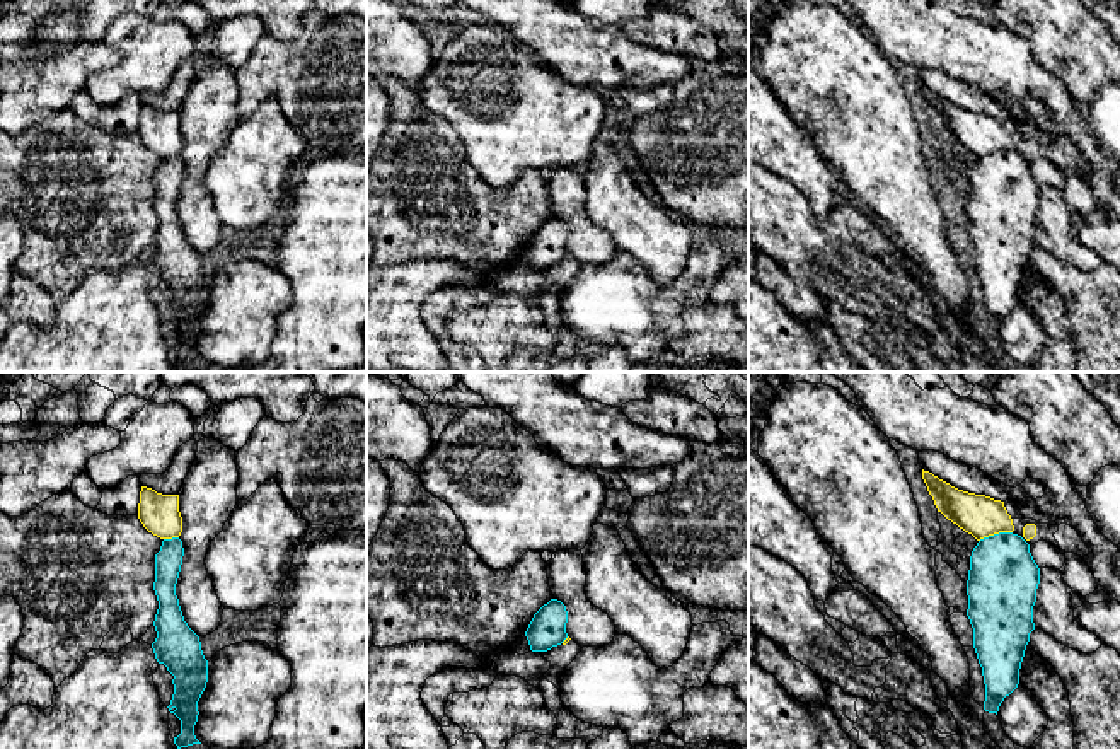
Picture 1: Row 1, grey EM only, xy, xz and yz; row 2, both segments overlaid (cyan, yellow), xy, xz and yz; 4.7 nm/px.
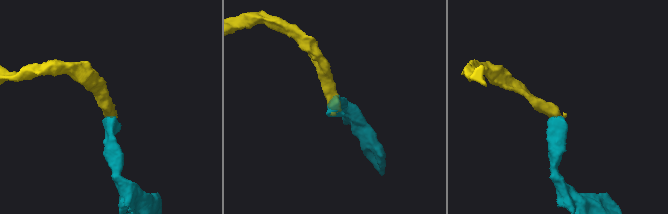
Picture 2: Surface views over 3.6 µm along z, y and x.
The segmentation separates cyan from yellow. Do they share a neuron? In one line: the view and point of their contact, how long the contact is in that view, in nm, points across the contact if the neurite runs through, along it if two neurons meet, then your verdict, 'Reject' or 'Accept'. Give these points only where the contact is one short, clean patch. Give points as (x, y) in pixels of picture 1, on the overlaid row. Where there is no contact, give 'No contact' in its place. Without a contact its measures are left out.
Touches cyan at yz (994, 534). Shared border 170 nm. Boundary: yz (1011, 531), (989, 534), (979, 541). Reject

